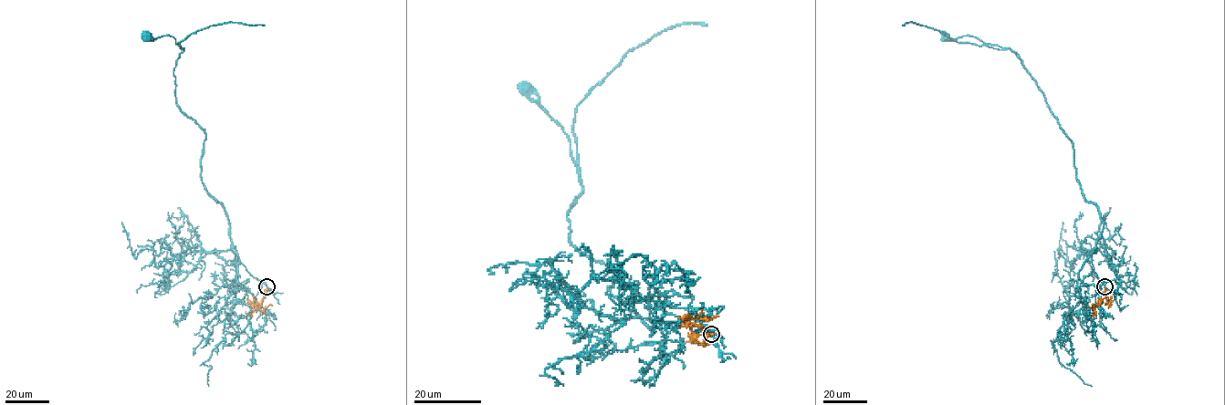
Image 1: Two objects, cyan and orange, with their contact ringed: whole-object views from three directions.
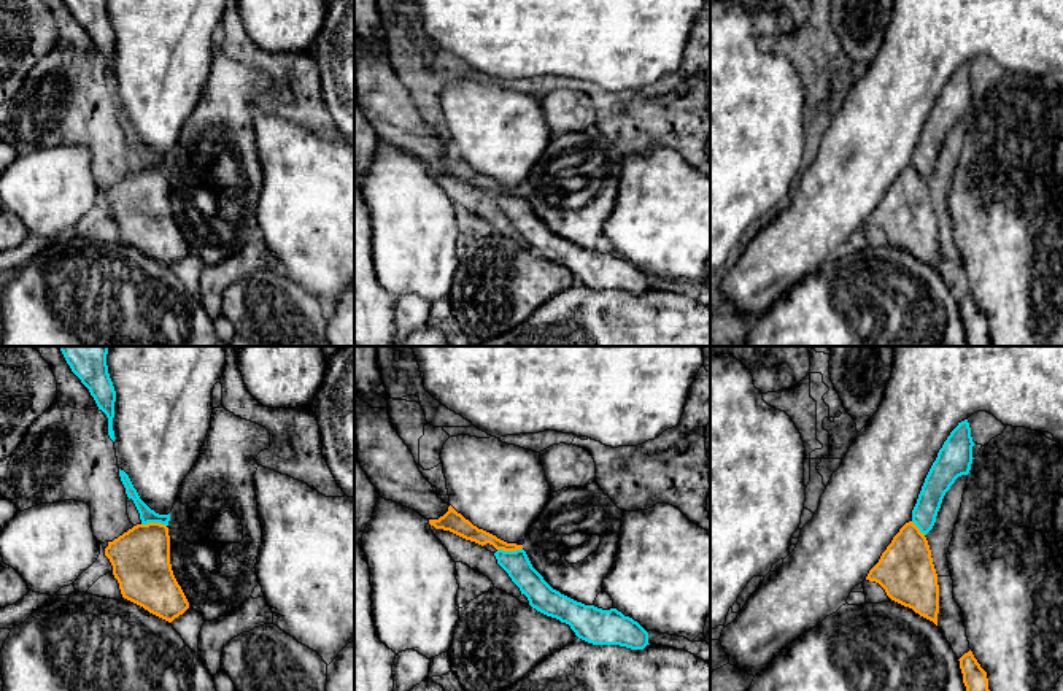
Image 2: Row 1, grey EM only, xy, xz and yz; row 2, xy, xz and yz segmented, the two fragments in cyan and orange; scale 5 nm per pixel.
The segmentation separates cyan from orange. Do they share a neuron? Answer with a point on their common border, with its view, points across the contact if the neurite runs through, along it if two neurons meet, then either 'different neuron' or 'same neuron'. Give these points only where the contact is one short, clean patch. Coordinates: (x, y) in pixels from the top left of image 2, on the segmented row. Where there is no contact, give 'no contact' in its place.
xy (154, 521) | along xy (142, 523), (162, 523), (166, 526) | different neuron

